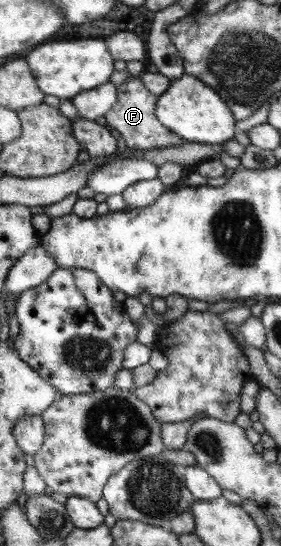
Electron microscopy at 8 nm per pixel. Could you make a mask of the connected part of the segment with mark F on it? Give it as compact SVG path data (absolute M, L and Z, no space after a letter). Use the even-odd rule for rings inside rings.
M128 77L117 87L116 103L103 117L106 120L106 127L118 131L128 150L152 150L184 142L156 120L156 100L157 96L152 95L138 77Z

